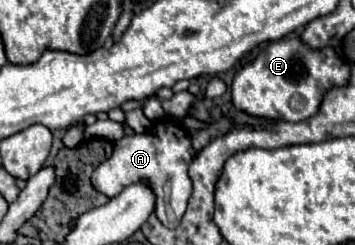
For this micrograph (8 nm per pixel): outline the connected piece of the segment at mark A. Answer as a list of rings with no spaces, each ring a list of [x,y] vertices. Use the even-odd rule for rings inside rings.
[[[159,122],[145,134],[123,136],[121,140],[117,140],[111,158],[107,158],[93,172],[93,186],[105,196],[113,198],[133,182],[149,182],[153,186],[153,192],[157,194],[157,218],[163,226],[177,228],[181,222],[181,214],[185,214],[185,206],[191,194],[191,182],[187,176],[187,166],[191,158],[191,138],[185,128],[177,122]]]

